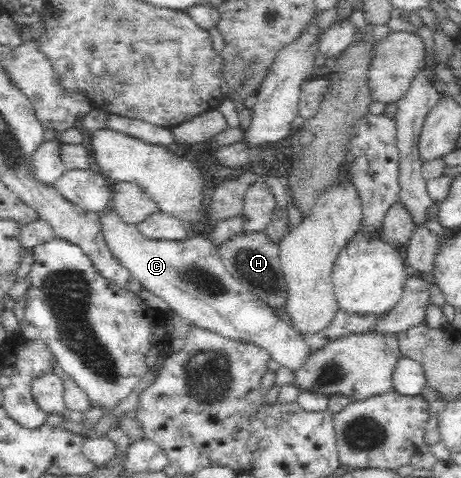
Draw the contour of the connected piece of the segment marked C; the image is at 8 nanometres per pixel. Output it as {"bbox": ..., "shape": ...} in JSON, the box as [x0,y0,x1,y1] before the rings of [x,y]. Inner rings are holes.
{"bbox":[96,206,309,370],"shape":[[[112,206],[98,210],[96,219],[98,219],[98,225],[100,225],[100,231],[108,245],[108,250],[112,252],[120,267],[129,270],[130,275],[139,281],[141,287],[164,300],[170,307],[169,310],[174,311],[180,318],[190,322],[193,326],[216,332],[226,338],[252,341],[270,352],[273,359],[281,366],[294,370],[300,364],[304,364],[309,353],[306,344],[303,344],[302,338],[299,336],[300,332],[294,326],[289,327],[286,321],[280,320],[272,308],[248,292],[236,278],[228,273],[219,251],[207,237],[193,233],[192,236],[181,241],[148,240],[135,225],[126,224]]]}

